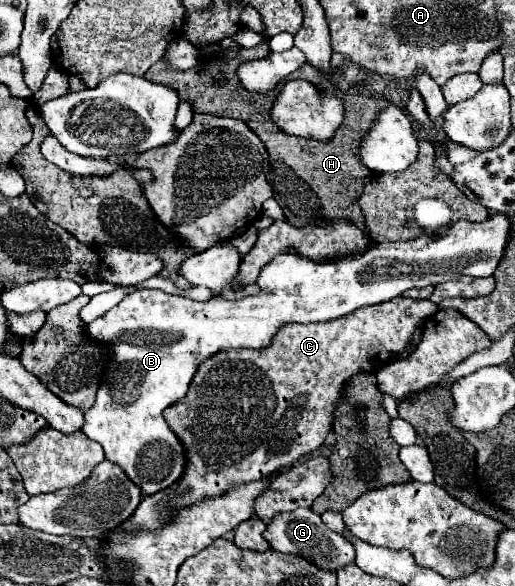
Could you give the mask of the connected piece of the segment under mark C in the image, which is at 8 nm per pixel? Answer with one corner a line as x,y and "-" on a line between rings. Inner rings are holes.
395,297
387,303
357,309
353,311
353,315
341,317
337,321
307,325
285,323
273,335
269,347
227,349
199,363
197,373
189,383
187,395
179,399
179,403
173,403
163,411
167,425
183,445
187,459
185,471
167,489
143,497
143,501
135,509
135,515
121,523
119,529
139,531
143,527
145,531
153,533
167,525
173,519
173,513
181,507
185,509
205,499
221,497
239,485
261,481
263,477
285,471
319,451
321,443
333,427
333,409
343,383
347,383
349,377
359,371
375,373
377,369
387,365
395,353
409,349
413,329
435,311
437,305
429,299

